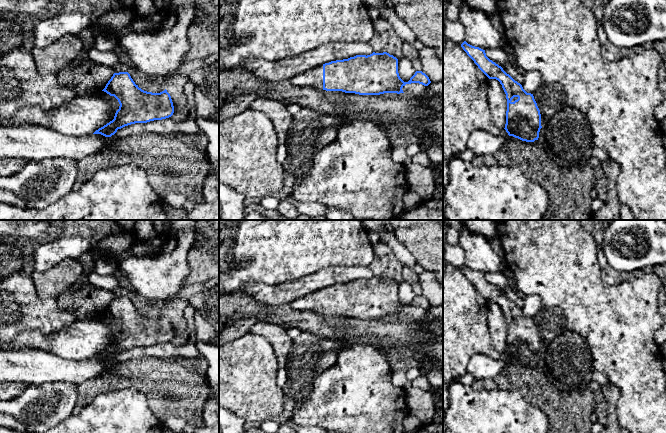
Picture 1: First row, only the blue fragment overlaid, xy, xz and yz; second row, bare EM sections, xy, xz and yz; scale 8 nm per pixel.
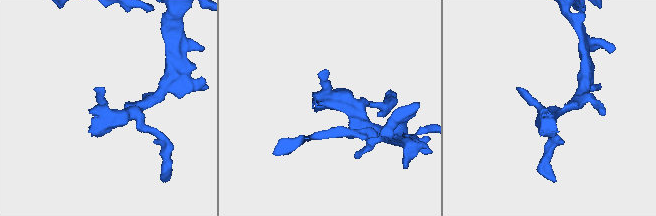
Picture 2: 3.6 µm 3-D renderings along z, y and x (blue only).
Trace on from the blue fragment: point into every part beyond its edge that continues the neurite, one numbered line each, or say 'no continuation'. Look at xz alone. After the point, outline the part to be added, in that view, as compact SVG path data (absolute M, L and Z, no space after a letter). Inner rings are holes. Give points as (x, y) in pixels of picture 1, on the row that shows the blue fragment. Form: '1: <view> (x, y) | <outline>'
1: xz (314, 77) | M323 65L292 77L291 84L294 86L310 86L323 90Z

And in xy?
no continuation

